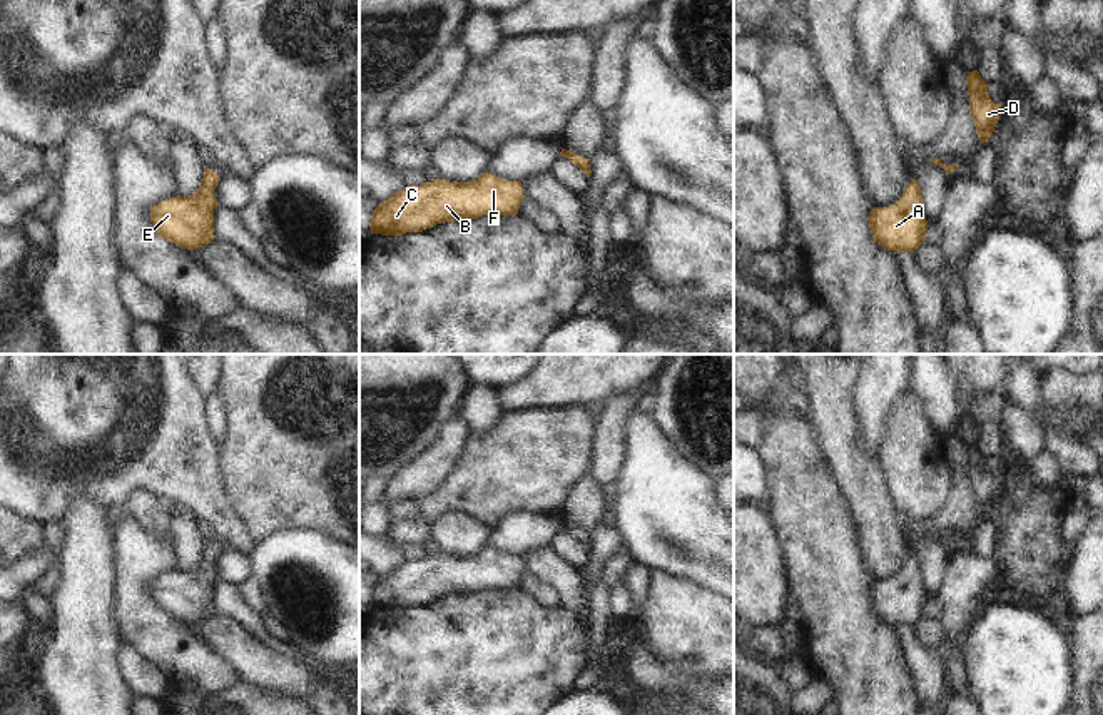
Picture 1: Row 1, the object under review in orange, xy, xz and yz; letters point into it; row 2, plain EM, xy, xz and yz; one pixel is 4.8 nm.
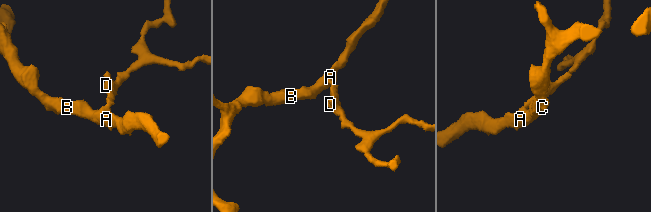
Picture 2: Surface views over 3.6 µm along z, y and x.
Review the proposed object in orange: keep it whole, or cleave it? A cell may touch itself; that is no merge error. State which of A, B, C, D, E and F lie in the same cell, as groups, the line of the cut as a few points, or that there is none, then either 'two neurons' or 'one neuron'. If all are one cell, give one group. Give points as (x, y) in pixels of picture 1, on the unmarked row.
groups A B C D E F; cut none; one neuron

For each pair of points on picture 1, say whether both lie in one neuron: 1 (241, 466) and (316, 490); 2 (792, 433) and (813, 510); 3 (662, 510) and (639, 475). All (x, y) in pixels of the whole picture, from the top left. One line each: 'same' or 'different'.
1: same
2: same
3: same

